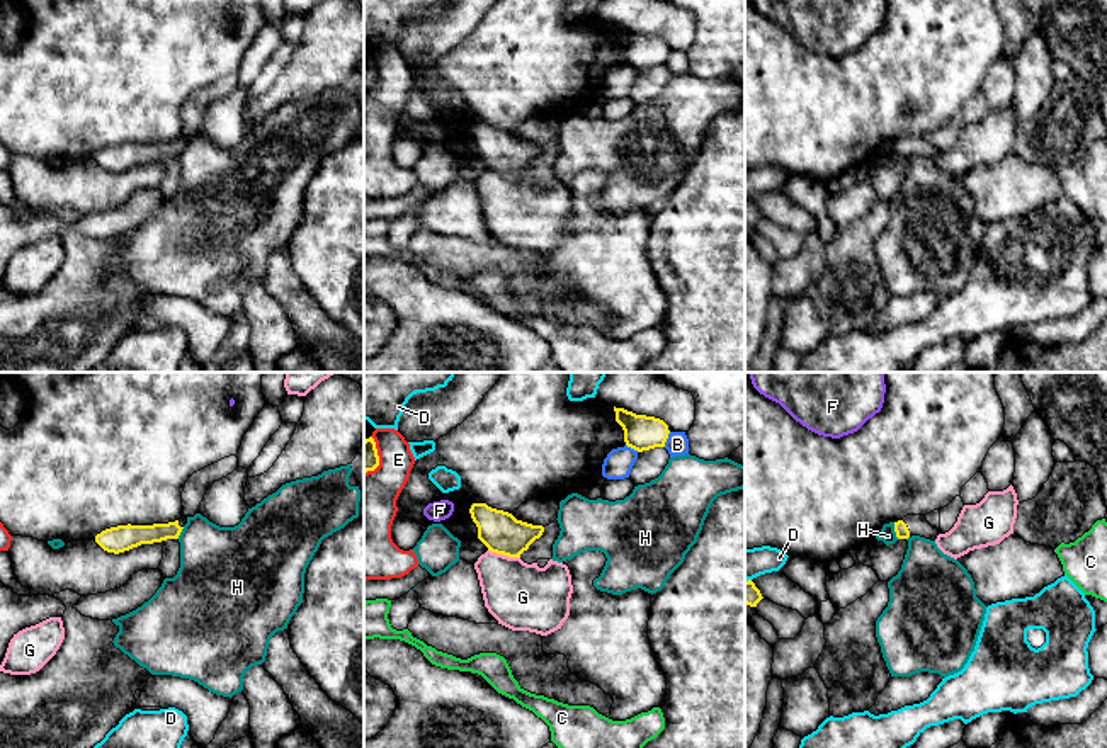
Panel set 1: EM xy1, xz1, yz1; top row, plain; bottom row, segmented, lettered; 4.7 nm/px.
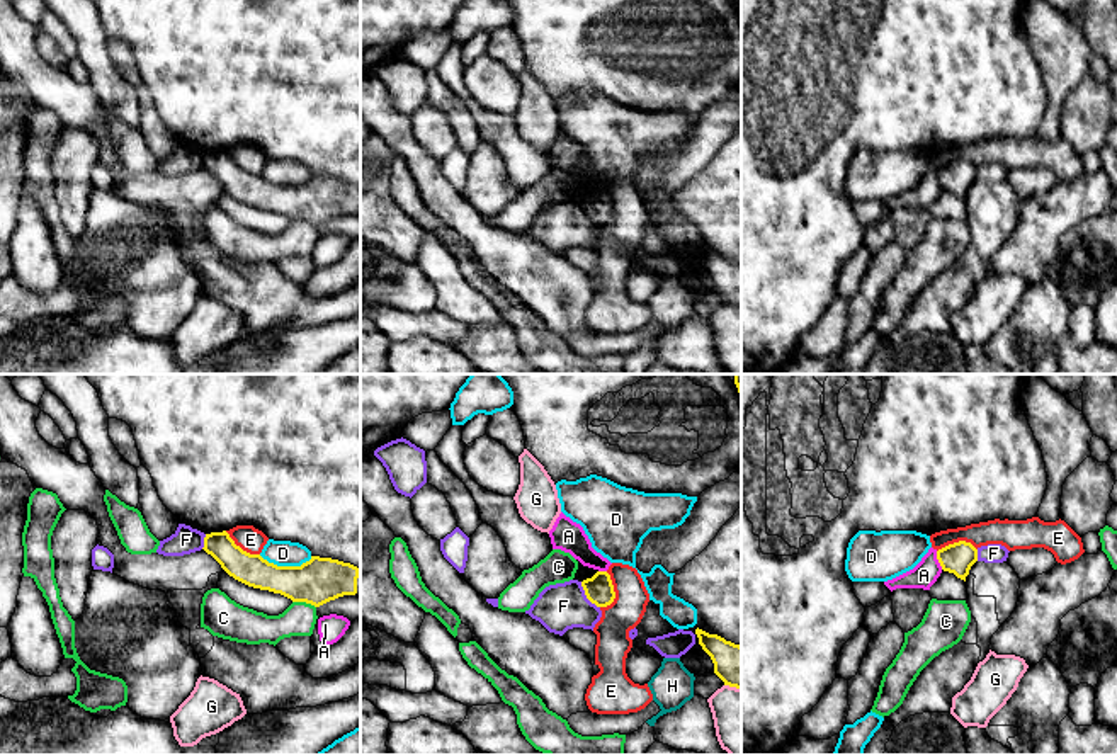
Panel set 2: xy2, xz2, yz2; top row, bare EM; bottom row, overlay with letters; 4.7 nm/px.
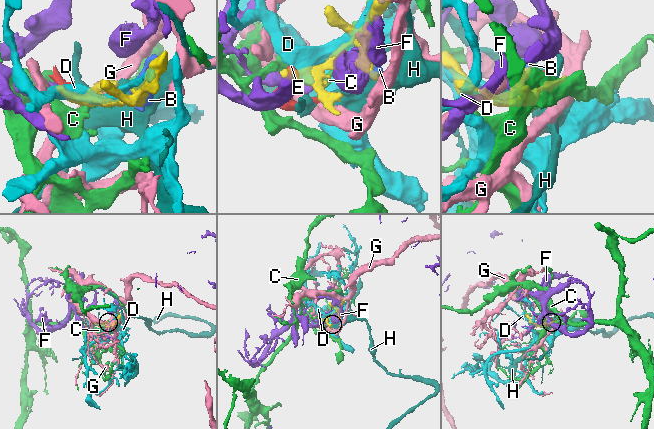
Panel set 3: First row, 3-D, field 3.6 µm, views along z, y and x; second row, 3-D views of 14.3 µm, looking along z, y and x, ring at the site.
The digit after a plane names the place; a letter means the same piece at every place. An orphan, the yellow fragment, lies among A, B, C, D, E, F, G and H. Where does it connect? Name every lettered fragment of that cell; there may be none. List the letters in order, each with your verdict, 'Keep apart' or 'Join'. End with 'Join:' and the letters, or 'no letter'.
A: Keep apart
B: Keep apart
C: Keep apart
D: Keep apart
E: Keep apart
F: Keep apart
G: Keep apart
H: Keep apart
Join: no letter

